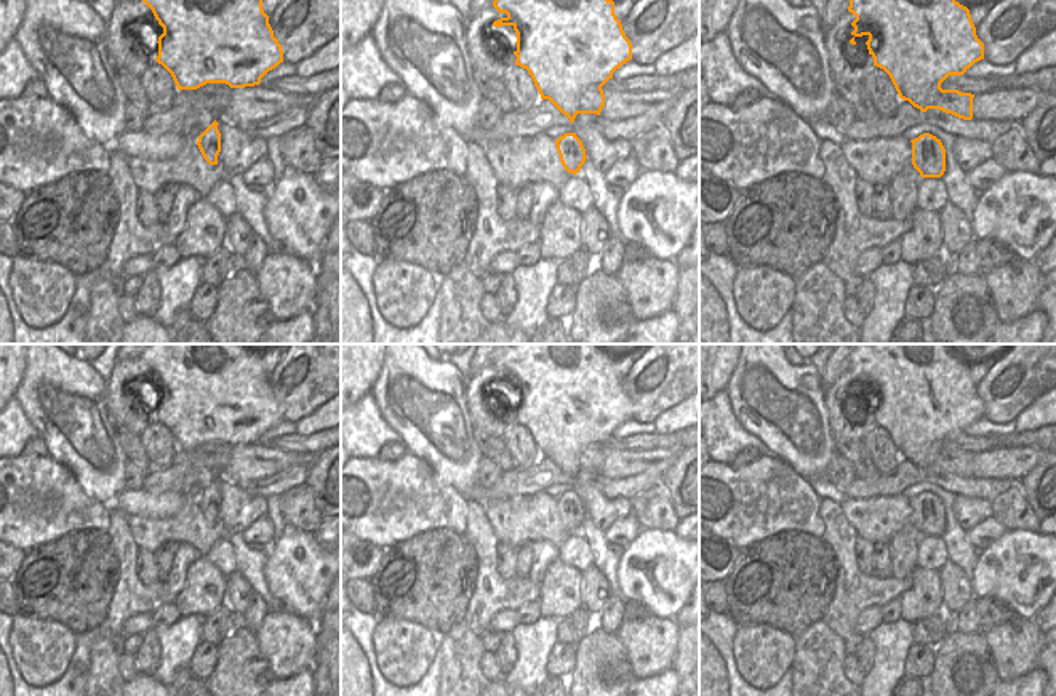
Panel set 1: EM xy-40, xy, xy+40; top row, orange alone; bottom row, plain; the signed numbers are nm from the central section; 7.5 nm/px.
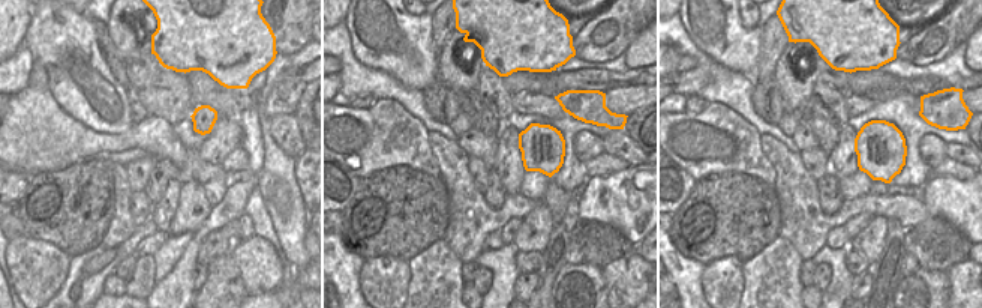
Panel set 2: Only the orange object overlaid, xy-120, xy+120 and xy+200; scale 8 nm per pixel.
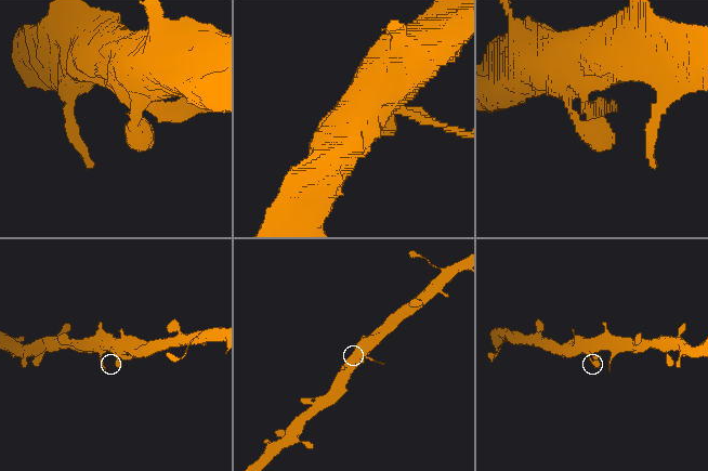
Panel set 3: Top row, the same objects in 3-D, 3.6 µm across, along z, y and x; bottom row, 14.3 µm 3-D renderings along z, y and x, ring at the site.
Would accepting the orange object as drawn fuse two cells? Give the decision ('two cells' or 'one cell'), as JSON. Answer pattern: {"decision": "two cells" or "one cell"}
{"decision": "one cell"}

